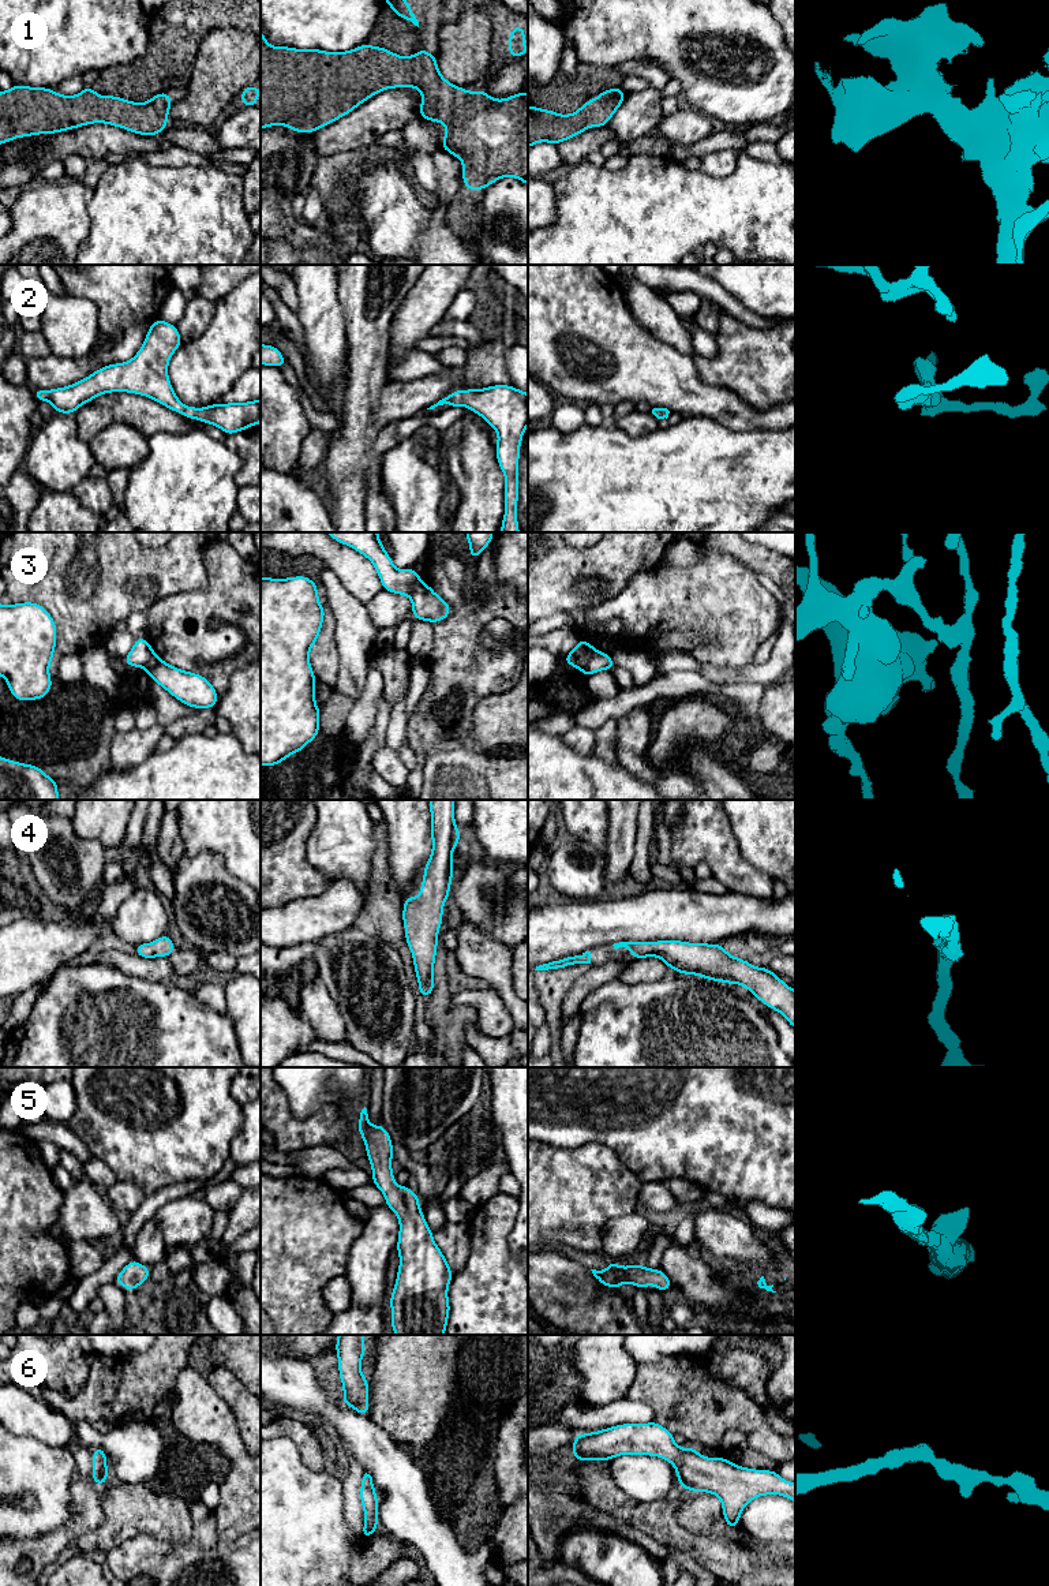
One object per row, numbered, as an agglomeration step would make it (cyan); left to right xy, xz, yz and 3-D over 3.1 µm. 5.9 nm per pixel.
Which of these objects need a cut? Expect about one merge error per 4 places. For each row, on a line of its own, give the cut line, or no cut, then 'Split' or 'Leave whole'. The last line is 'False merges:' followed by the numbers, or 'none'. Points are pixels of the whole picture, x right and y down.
1: No split. Leave whole
2: No split. Leave whole
3: Split along yz (595, 649), (595, 653), (580, 669). Split
4: No split. Leave whole
5: No split. Leave whole
6: No split. Leave whole
False merges: 3

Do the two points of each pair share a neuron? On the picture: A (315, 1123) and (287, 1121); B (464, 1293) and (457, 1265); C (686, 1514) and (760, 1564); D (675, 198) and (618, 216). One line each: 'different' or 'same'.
A: same
B: different
C: different
D: same

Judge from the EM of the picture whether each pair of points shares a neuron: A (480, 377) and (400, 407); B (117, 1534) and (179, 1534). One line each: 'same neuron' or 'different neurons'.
A: same neuron
B: same neuron

